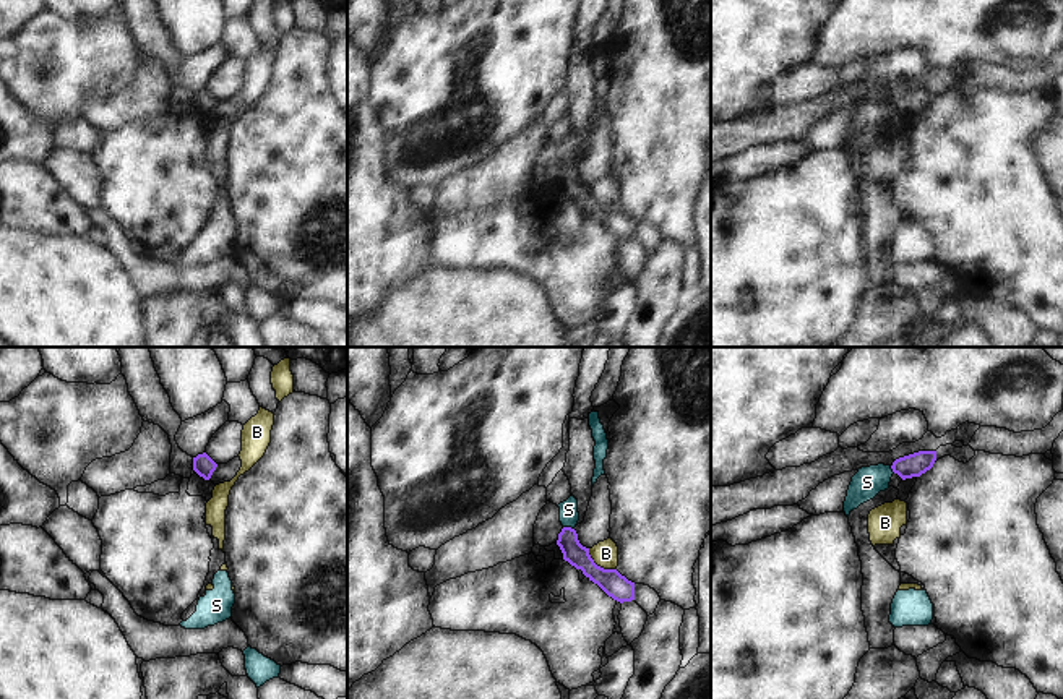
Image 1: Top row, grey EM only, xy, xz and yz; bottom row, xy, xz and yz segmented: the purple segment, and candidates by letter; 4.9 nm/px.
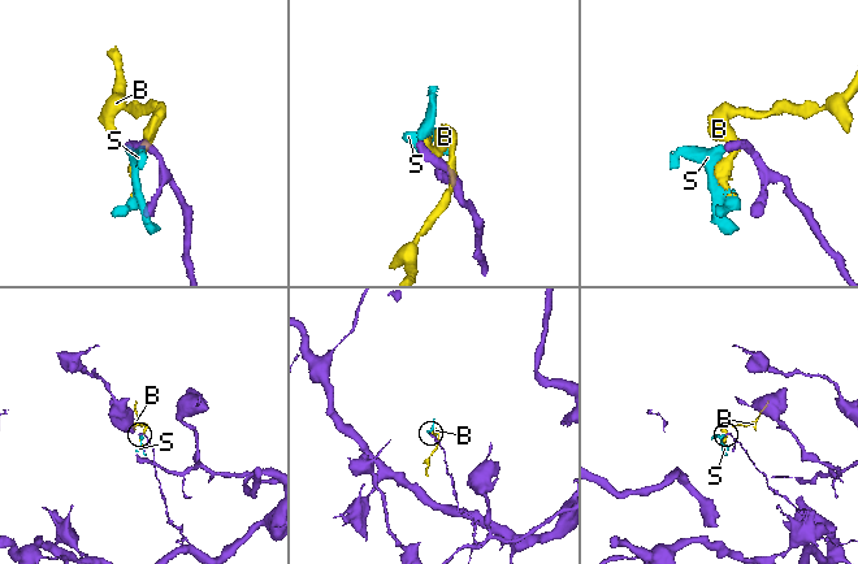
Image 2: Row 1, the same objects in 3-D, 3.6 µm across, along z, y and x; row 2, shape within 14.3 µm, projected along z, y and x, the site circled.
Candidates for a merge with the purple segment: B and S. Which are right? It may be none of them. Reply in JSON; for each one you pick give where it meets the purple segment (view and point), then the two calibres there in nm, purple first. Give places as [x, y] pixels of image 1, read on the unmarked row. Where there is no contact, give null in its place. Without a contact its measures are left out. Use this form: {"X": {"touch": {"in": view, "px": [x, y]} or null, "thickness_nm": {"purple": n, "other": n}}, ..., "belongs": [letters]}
{"belongs": []}

